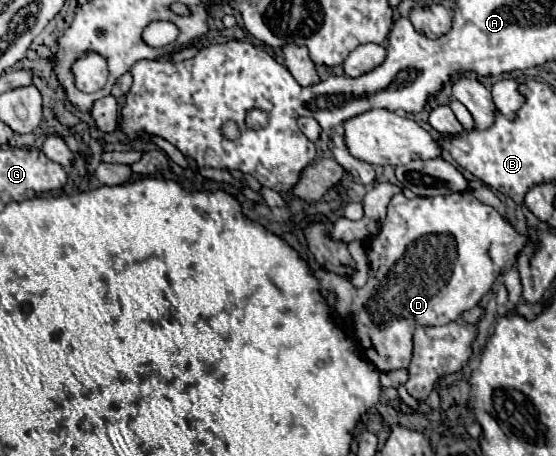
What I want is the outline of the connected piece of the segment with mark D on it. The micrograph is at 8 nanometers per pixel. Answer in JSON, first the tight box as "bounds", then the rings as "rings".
{"bounds":[315,190,527,372],"rings":[[[469,190],[451,196],[413,200],[407,200],[403,194],[397,194],[387,206],[387,216],[379,232],[375,234],[375,238],[369,240],[369,280],[365,282],[365,286],[355,288],[349,278],[331,274],[323,268],[315,270],[315,278],[319,280],[319,286],[323,290],[335,294],[333,310],[339,318],[351,324],[365,358],[375,364],[377,370],[389,372],[409,366],[413,354],[415,328],[443,326],[459,320],[465,310],[481,302],[481,298],[489,292],[497,276],[515,266],[517,256],[527,246],[527,242],[527,234],[521,234],[507,218],[503,218],[495,208],[479,202]]]}

